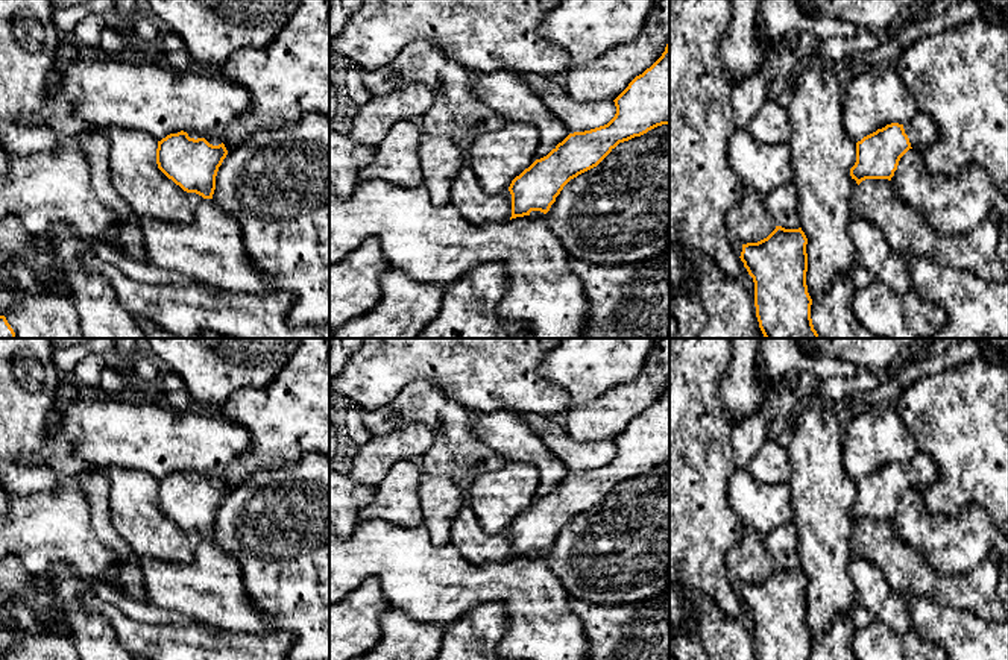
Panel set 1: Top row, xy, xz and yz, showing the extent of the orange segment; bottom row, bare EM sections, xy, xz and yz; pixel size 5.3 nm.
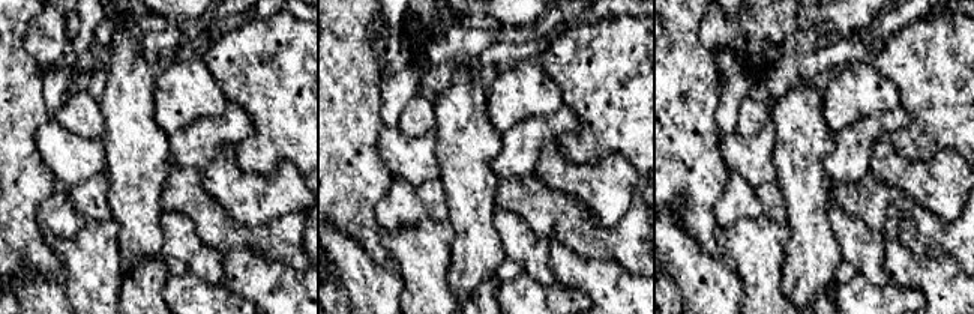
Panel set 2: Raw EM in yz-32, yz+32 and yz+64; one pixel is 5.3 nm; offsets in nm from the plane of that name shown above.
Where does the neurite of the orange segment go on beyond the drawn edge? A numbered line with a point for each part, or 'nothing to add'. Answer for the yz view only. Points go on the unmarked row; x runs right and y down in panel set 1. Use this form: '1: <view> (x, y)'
1: yz (922, 471)

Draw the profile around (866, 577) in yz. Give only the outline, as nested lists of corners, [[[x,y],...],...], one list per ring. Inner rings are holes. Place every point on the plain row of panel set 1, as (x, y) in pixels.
[[[850,558],[849,574],[856,592],[856,602],[871,610],[894,633],[911,630],[911,616],[905,595],[894,590],[880,567],[864,558]]]

